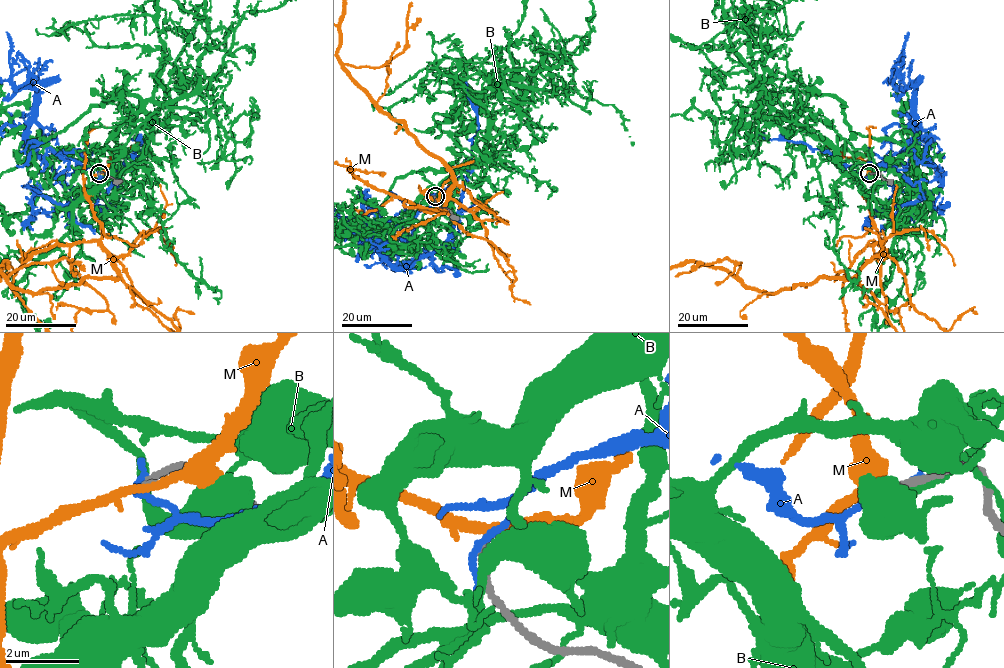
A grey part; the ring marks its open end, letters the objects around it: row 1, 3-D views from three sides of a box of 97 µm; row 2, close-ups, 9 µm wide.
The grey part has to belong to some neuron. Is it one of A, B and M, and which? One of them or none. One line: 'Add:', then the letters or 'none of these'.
Add: none of these

